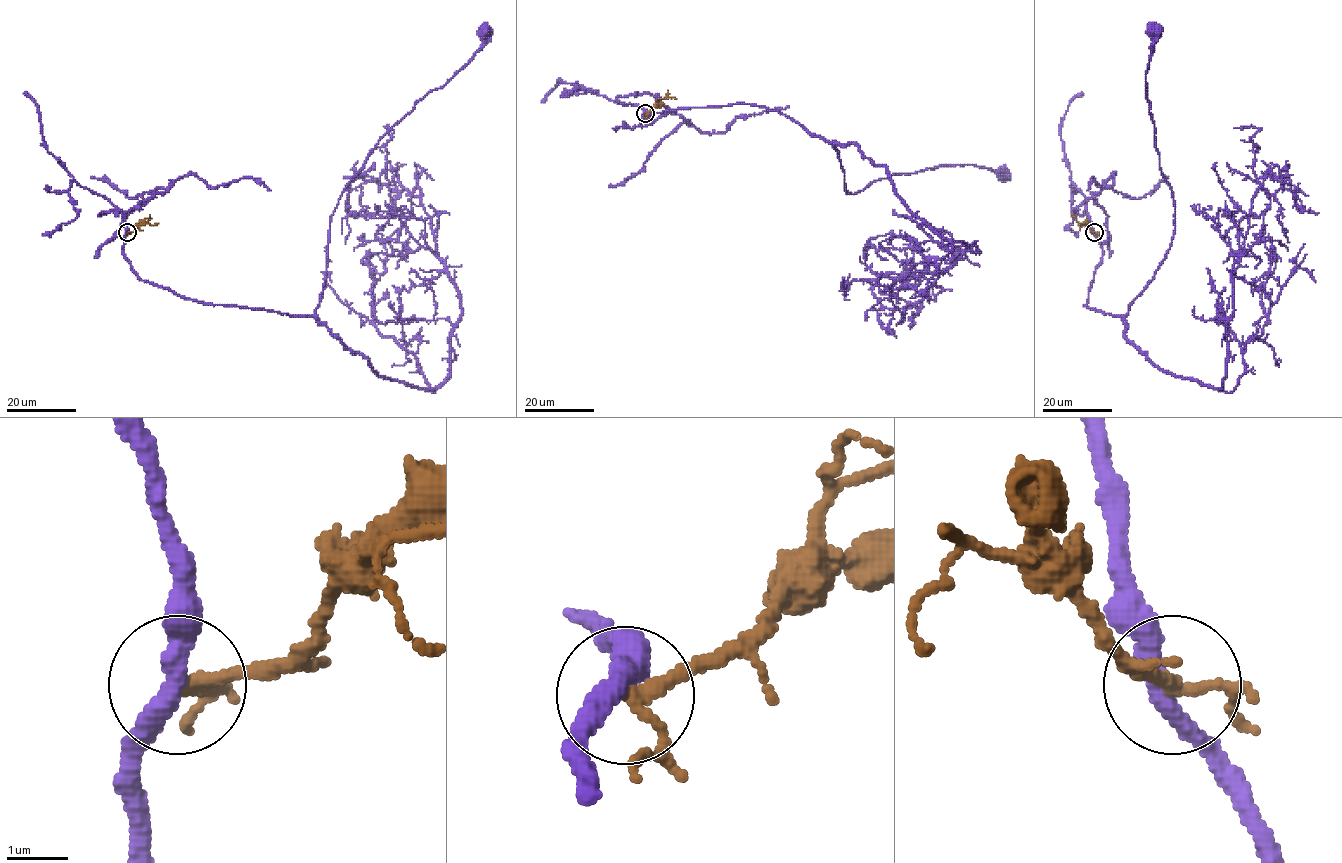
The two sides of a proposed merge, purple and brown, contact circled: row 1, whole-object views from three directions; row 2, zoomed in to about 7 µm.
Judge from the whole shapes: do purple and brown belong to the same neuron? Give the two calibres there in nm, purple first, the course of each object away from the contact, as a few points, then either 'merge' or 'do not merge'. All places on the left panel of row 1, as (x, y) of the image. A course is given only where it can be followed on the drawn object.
calibres 360 and 200 nm; course purple (127, 233), (123, 255), (142, 280), (218, 305), (316, 315), (342, 191), (380, 139), (470, 60), (484, 30); course brown (127, 232), (132, 232), (141, 224), (159, 224); do not merge

